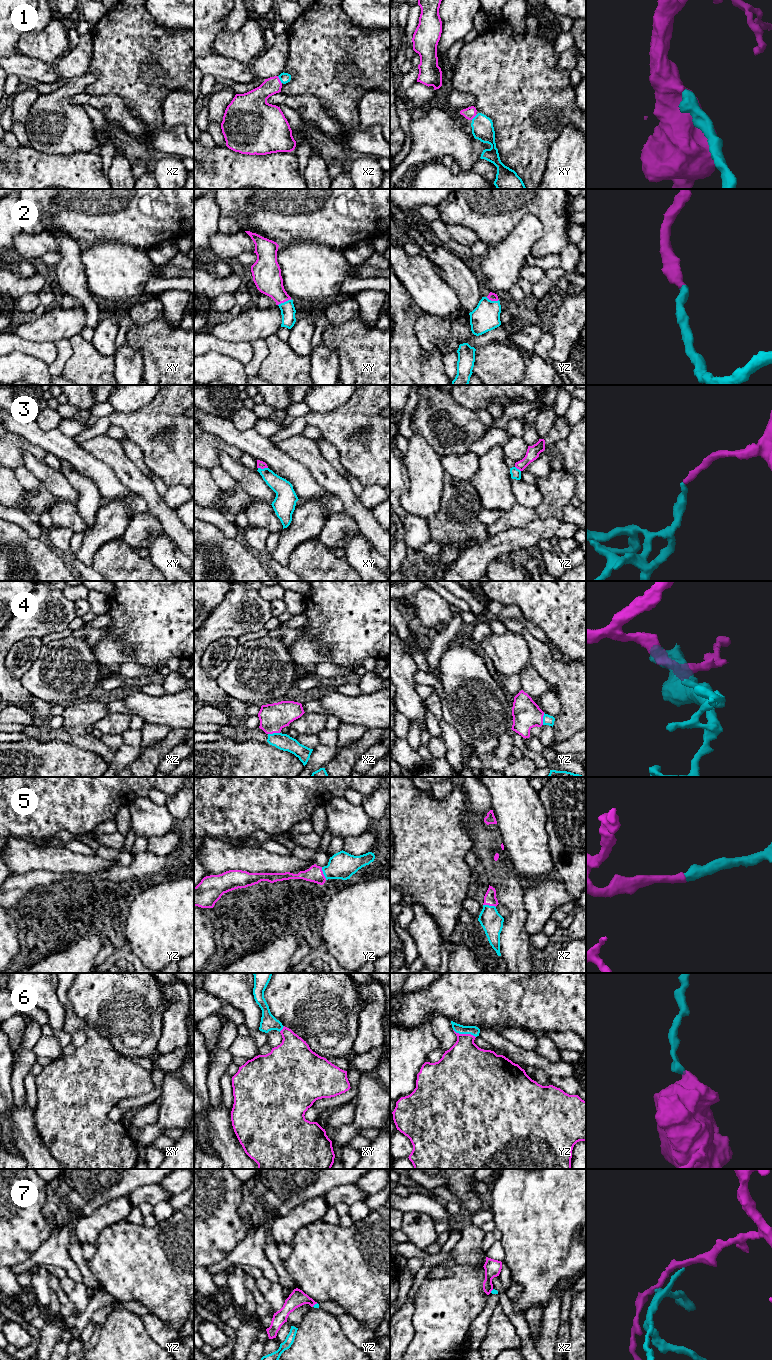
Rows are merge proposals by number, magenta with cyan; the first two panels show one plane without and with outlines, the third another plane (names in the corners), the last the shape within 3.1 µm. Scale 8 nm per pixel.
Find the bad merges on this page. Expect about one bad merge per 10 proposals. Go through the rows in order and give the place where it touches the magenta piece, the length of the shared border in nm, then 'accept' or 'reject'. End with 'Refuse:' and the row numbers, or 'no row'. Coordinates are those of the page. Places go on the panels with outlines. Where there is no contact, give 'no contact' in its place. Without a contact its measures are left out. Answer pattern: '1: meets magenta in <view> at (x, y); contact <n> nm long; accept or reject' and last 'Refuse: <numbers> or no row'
1: meets magenta in xz at (279, 80); contact 70 nm long; accept
2: meets magenta in xy at (284, 301); contact 120 nm long; accept
3: meets magenta in xy at (263, 468); contact 80 nm long; accept
4: meets magenta in xz at (273, 732); contact 100 nm long; accept
5: meets magenta in yz at (322, 873); contact 110 nm long; accept
6: meets magenta in yz at (464, 1034); contact 200 nm long; accept
7: meets magenta in yz at (314, 1304); contact 50 nm long; reject
Refuse: 7

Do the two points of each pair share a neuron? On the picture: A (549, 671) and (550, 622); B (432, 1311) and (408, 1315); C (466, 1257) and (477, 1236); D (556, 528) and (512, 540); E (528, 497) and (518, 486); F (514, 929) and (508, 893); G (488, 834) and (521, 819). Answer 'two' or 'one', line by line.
A: two
B: two
C: one
D: one
E: one
F: one
G: two

